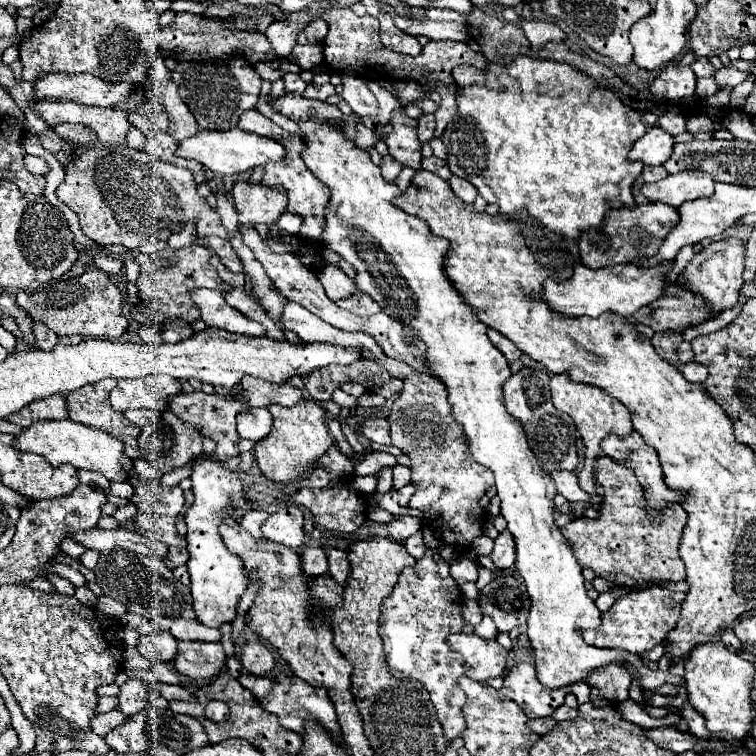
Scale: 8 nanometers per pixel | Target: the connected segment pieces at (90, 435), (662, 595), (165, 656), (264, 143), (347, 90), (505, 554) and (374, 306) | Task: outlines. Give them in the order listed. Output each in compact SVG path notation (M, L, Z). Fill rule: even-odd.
M70 419L64 421L34 421L30 427L26 427L22 433L16 435L14 445L18 451L30 451L36 455L42 455L52 467L58 465L72 465L76 469L88 469L88 471L100 471L110 481L128 481L128 471L132 469L132 459L124 455L122 441L106 435L104 431L90 427L90 425L78 425Z
M650 587L644 591L630 591L628 595L620 597L612 609L602 613L602 623L598 629L590 629L584 633L584 641L594 647L616 647L624 649L634 655L642 655L662 643L678 623L680 605L686 593L676 593L664 587Z
M158 631L154 635L142 635L136 649L150 663L170 663L178 651L178 639L166 631Z
M238 127L230 131L198 131L194 137L188 137L178 143L178 149L174 151L178 157L184 159L194 159L200 165L204 165L208 171L216 175L236 175L236 173L246 173L254 169L256 165L264 165L268 159L270 161L280 161L286 155L286 149L276 143L274 139L256 135L256 133L246 133Z
M344 77L342 79L342 99L352 107L356 115L362 117L376 117L376 97L370 93L370 89L364 85L360 77Z
M502 531L496 537L494 551L492 551L492 561L502 571L514 567L514 539L510 539L508 531Z
M356 289L350 297L346 297L346 299L338 299L336 305L361 317L369 317L372 314L382 311L380 305L378 305L370 295L366 295L364 291L358 291L358 289Z

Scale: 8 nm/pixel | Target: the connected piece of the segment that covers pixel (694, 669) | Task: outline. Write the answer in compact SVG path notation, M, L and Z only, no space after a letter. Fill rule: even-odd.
M722 641L694 647L684 661L684 681L688 701L706 717L706 727L712 733L728 731L734 739L742 741L752 731L752 701L750 689L754 679L754 665L732 653Z

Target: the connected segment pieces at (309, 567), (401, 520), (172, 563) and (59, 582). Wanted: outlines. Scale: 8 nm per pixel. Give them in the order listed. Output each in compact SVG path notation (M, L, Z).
M306 547L306 549L300 553L300 559L302 559L304 573L306 573L308 577L328 573L328 561L326 561L326 555L324 555L324 551L322 551L320 547Z
M396 517L392 523L388 523L390 537L396 541L406 541L410 535L420 531L420 519L418 517Z
M170 547L166 557L162 559L162 563L168 567L168 569L174 569L178 565L186 565L188 561L188 551L186 549L176 549L176 547Z
M48 573L48 575L46 575L46 579L48 579L48 581L54 585L54 589L56 589L58 593L74 595L74 585L72 585L68 579L62 579L62 577L54 575L54 573Z

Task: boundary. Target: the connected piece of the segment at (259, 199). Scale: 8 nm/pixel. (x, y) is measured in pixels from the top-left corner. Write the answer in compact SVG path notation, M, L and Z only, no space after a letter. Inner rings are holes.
M240 179L232 187L232 203L238 211L240 223L274 223L286 211L286 193L282 187L266 187L262 183L250 183Z

